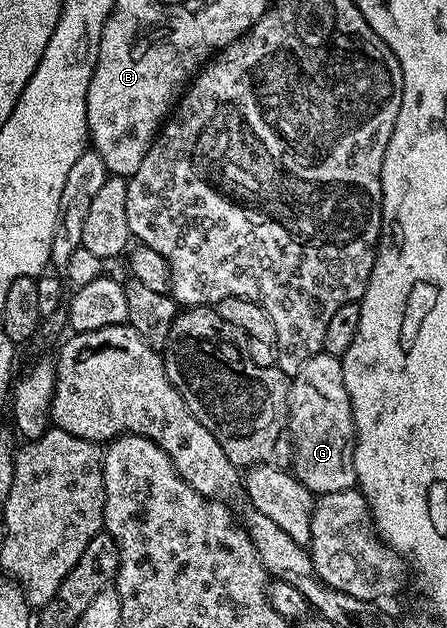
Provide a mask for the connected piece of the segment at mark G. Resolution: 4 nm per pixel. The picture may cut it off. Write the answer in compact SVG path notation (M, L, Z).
M338 355L309 357L290 380L287 392L287 426L293 448L293 475L316 497L349 491L356 486L353 453L355 422L349 393L345 393L343 361Z

